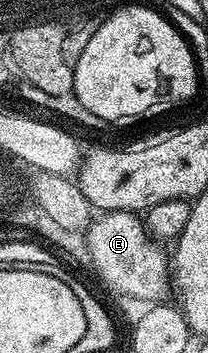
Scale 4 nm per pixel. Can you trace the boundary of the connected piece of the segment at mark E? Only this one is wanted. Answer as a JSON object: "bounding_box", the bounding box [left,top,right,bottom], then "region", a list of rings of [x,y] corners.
{"bounding_box":[85,210,169,304],"region":[[[108,210],[92,217],[85,231],[87,250],[99,274],[115,290],[140,298],[143,304],[155,304],[169,290],[169,254],[148,234],[144,219],[138,213]]]}

